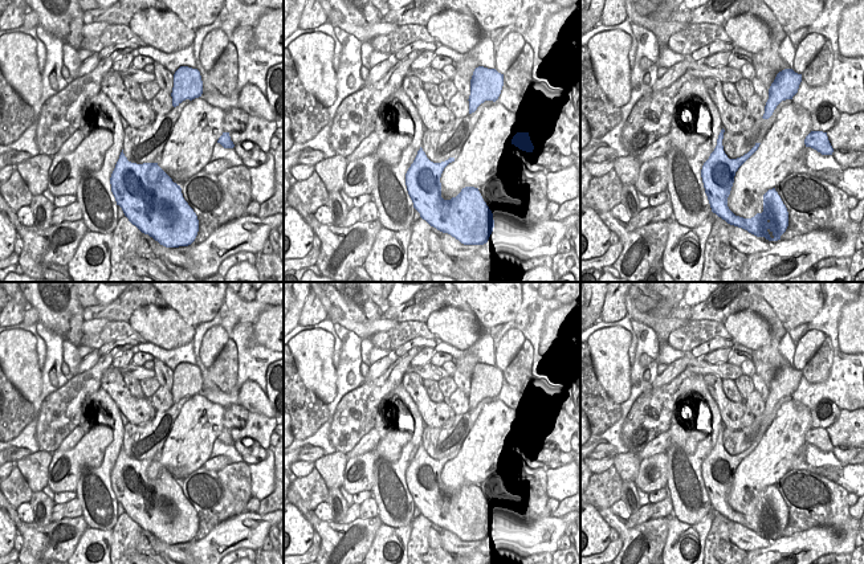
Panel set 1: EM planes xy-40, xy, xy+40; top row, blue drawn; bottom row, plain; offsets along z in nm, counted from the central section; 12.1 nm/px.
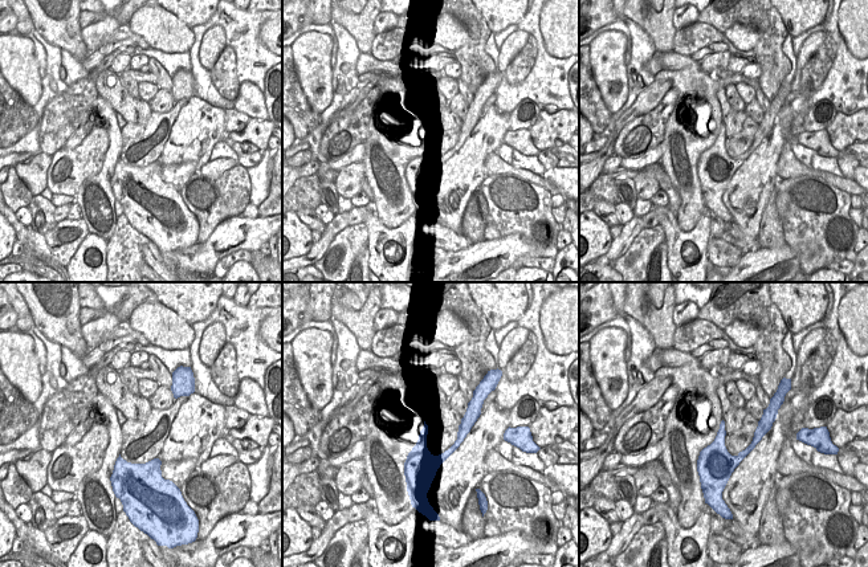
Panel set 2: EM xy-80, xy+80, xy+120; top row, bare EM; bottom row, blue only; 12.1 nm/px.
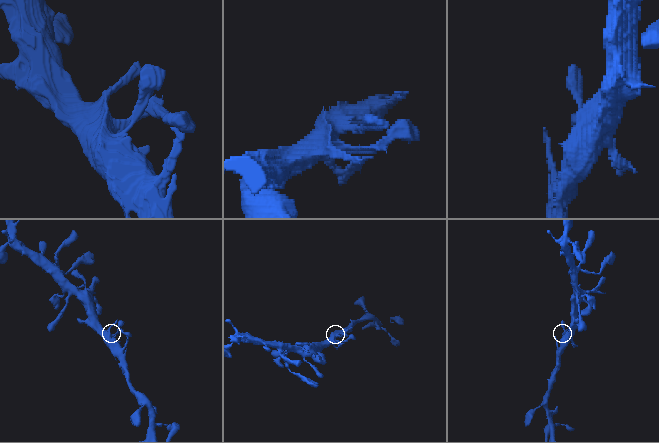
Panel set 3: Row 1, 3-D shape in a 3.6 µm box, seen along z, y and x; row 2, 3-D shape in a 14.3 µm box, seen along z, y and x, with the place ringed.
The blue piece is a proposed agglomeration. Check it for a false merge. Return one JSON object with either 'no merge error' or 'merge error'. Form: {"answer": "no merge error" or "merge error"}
{"answer": "no merge error"}

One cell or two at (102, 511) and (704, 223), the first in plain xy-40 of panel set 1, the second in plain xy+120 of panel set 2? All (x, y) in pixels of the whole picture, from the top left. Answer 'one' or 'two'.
two

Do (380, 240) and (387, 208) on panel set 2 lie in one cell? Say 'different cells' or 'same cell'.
different cells

